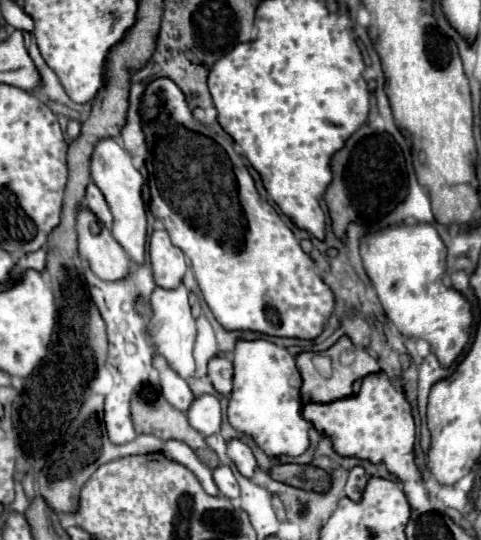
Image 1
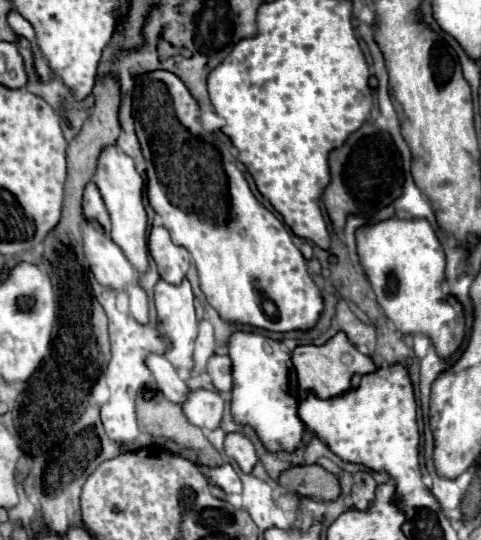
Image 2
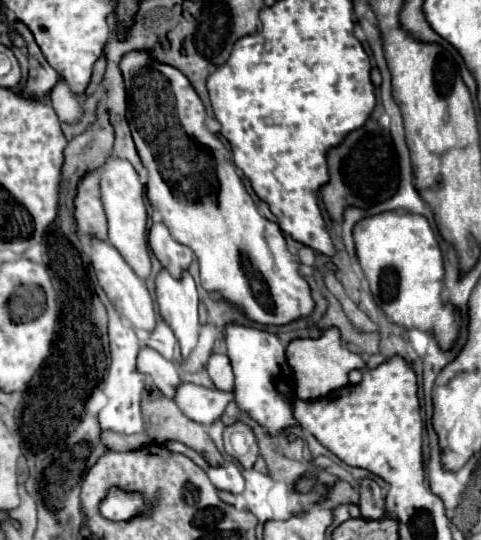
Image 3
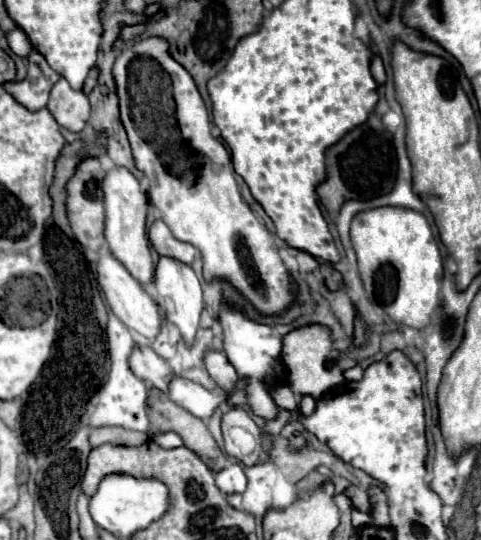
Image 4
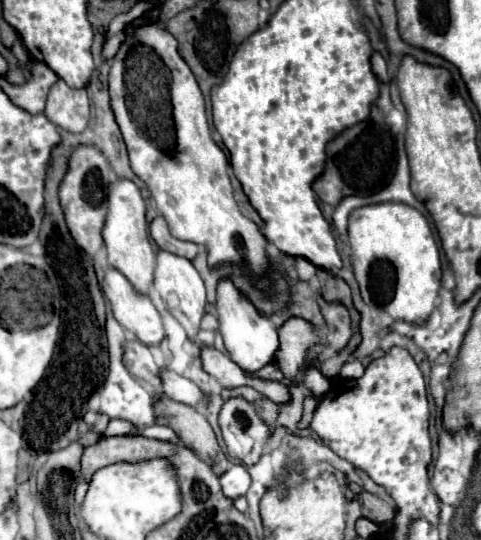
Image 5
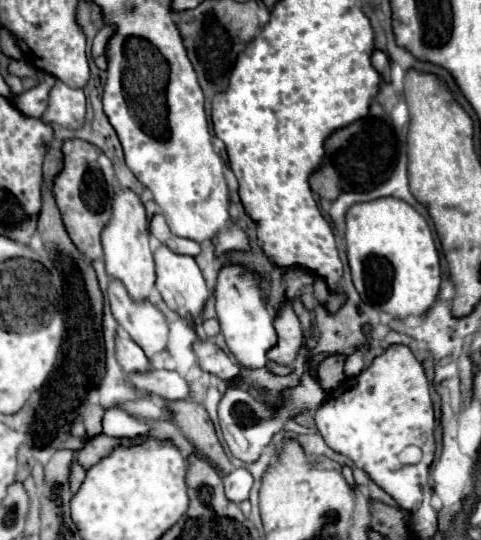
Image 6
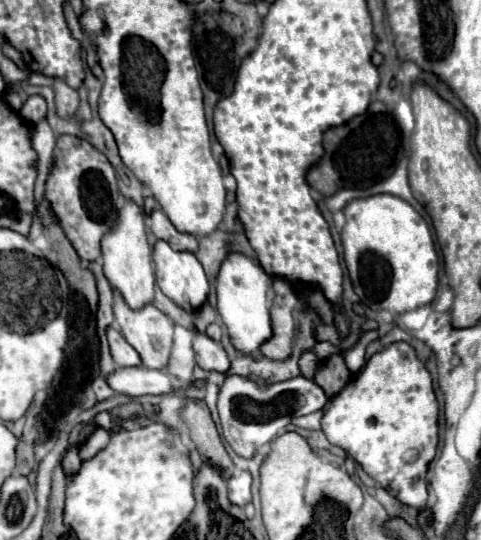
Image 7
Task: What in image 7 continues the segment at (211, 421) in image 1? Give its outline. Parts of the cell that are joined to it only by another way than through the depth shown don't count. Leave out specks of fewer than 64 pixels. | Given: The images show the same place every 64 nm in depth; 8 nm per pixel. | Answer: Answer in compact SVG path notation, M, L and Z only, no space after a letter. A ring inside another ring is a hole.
M118 368L108 376L108 384L118 394L144 396L144 394L172 394L174 380L164 370L150 368Z

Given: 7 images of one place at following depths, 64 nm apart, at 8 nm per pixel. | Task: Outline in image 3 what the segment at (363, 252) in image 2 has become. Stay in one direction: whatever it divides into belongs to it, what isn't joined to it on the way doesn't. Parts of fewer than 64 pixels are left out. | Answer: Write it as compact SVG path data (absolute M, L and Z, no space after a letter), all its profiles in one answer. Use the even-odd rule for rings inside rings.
M382 212L370 218L360 220L354 226L354 242L356 242L356 254L358 262L364 270L364 276L368 278L372 296L376 304L392 318L394 324L402 326L404 330L422 330L422 332L434 332L434 338L442 350L450 350L460 334L462 316L460 310L452 304L444 302L440 296L442 290L442 278L444 278L444 264L442 264L442 252L438 246L438 240L424 216L418 214L398 214L398 212Z

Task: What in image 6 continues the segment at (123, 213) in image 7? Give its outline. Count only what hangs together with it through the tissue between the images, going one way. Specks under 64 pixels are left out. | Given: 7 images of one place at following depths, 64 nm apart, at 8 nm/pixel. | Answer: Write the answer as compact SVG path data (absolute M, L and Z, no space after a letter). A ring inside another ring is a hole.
M120 188L112 202L112 216L102 232L102 246L104 246L104 260L108 276L116 276L128 288L128 294L134 300L146 300L150 290L154 288L154 258L148 246L148 218L144 212L144 204L140 202L138 194L130 188Z

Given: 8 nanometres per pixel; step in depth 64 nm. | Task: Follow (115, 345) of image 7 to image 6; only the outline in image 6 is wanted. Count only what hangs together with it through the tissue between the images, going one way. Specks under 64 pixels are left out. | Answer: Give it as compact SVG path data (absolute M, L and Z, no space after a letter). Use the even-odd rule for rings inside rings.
M118 334L116 336L116 358L124 372L148 372L152 370L152 364L144 350L128 336Z

